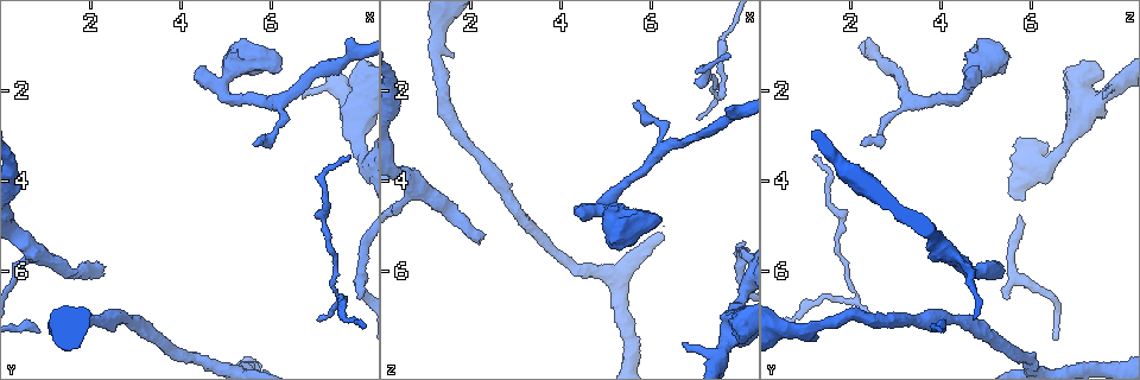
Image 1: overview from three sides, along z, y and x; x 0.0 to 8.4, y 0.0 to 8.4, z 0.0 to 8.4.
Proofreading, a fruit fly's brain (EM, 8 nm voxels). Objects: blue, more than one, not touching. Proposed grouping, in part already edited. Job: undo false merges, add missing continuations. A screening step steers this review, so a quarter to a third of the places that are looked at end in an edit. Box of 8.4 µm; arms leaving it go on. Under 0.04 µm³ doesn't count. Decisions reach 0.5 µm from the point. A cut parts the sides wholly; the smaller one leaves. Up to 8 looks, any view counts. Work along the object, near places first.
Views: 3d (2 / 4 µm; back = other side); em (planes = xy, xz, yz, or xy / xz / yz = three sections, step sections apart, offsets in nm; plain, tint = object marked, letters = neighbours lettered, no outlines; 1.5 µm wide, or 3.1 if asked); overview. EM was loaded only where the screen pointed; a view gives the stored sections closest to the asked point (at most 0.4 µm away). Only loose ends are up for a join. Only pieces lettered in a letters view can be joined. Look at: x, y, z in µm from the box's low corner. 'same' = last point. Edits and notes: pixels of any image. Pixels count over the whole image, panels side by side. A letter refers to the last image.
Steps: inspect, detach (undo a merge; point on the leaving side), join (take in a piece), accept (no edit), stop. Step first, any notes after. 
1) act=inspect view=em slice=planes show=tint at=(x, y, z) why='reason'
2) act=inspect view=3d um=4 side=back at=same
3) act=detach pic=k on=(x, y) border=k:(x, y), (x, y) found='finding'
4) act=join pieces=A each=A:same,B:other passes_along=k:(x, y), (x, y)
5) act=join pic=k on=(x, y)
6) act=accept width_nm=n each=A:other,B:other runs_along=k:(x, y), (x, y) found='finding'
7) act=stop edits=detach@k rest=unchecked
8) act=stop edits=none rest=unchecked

act=inspect view=em slice=planes show=letters at=(5.60, 3.15, 2.25) why='an open end'

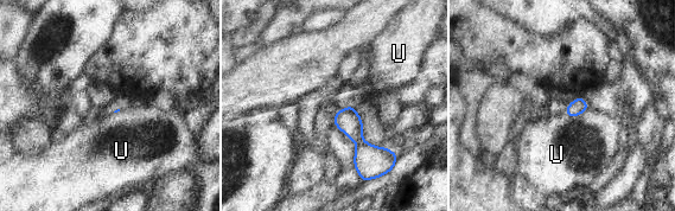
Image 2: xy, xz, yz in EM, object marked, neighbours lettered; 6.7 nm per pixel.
act=accept each=U:other border=2:(588, 108), (574, 116), (565, 114) found='no lettered piece goes on from it'

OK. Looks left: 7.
act=inspect view=3d um=4 at=(4.55, 1.50, 4.70) why='thick end'

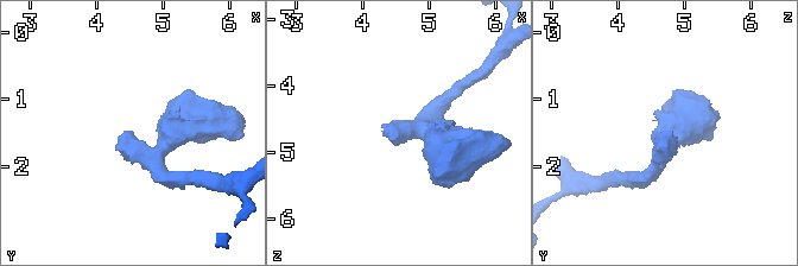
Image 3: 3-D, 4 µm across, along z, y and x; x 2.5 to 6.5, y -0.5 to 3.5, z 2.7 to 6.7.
act=inspect view=em slice=planes show=letters at=(4.50, 1.45, 4.80) arm_widths_nm=240,380

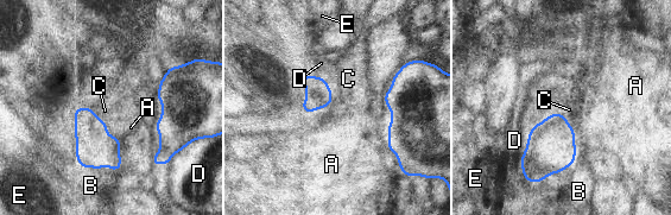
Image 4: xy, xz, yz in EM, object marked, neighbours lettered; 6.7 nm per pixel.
act=accept each=A:other,B:other,C:other,D:other,E:other found='no lettered piece goes on from it'

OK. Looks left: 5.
act=inspect view=3d um=4 at=(6.70, 2.15, 7.60) why='an open end'

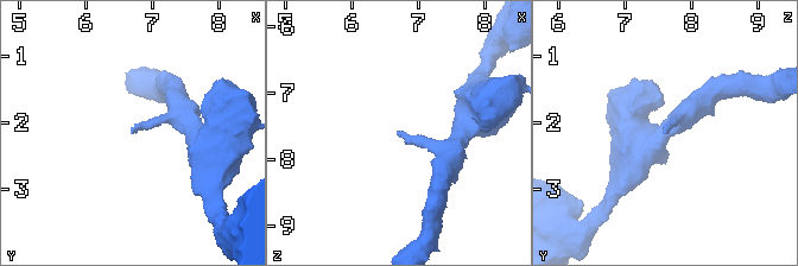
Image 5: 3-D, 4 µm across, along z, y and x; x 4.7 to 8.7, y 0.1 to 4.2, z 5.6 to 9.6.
act=inspect view=em slice=planes show=letters at=(6.70, 2.20, 7.60)

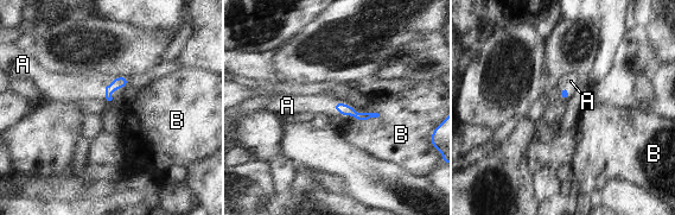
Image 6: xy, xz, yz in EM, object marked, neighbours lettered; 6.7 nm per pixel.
act=join pieces=A each=A:same,B:other passes_along=6:(342, 108), (350, 106), (317, 105) found='it goes on there'

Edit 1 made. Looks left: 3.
act=stop edits=join@6 rest=unchecked

